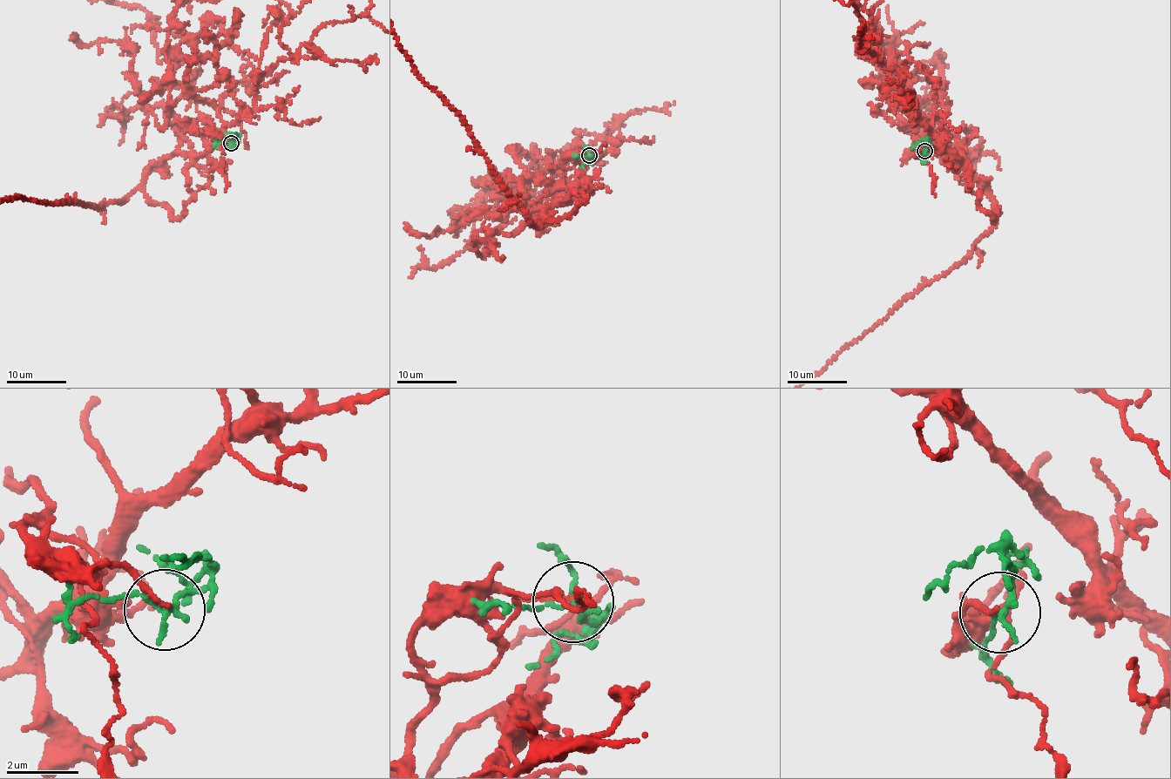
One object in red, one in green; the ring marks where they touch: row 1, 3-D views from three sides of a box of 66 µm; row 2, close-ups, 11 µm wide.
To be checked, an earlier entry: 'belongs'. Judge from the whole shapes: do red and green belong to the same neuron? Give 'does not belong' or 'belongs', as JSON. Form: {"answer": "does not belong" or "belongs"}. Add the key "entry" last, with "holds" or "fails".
{"answer": "does not belong", "entry": "fails"}

